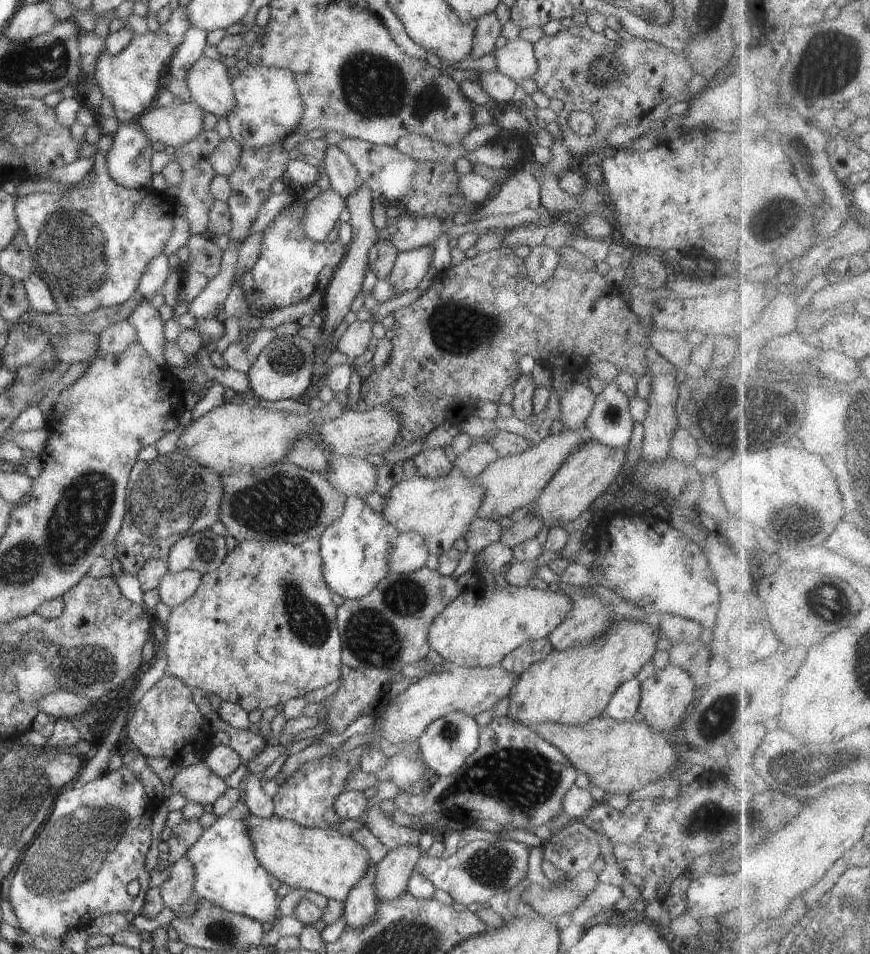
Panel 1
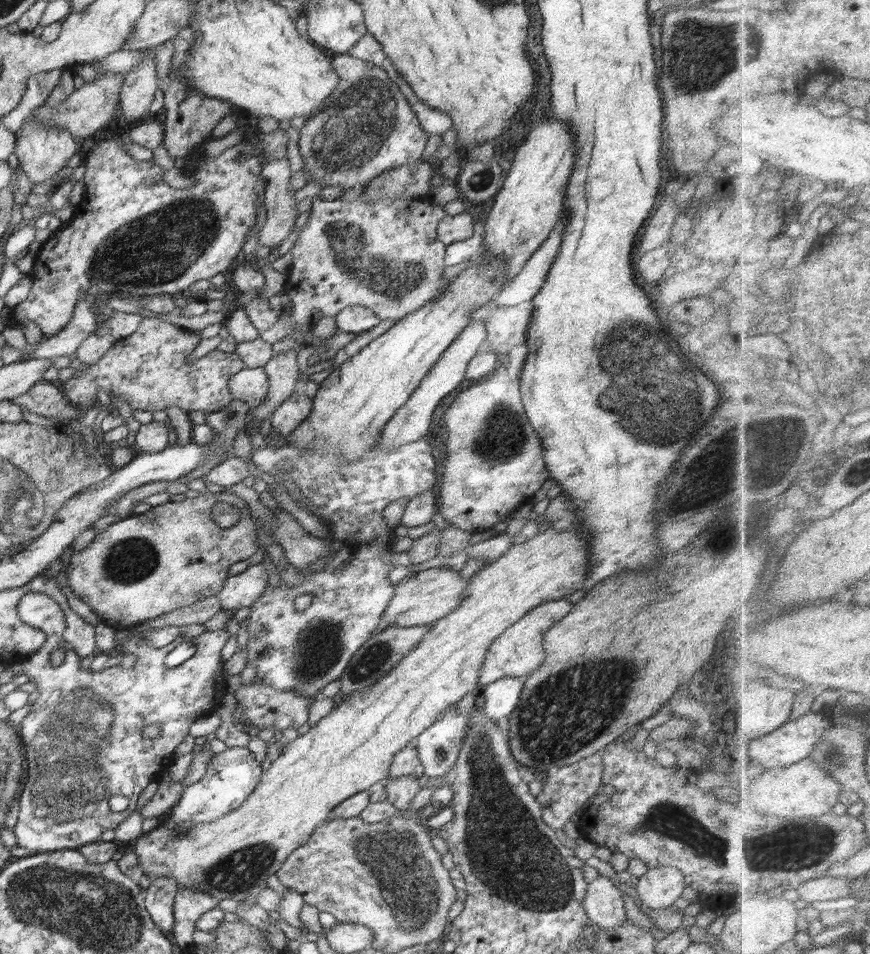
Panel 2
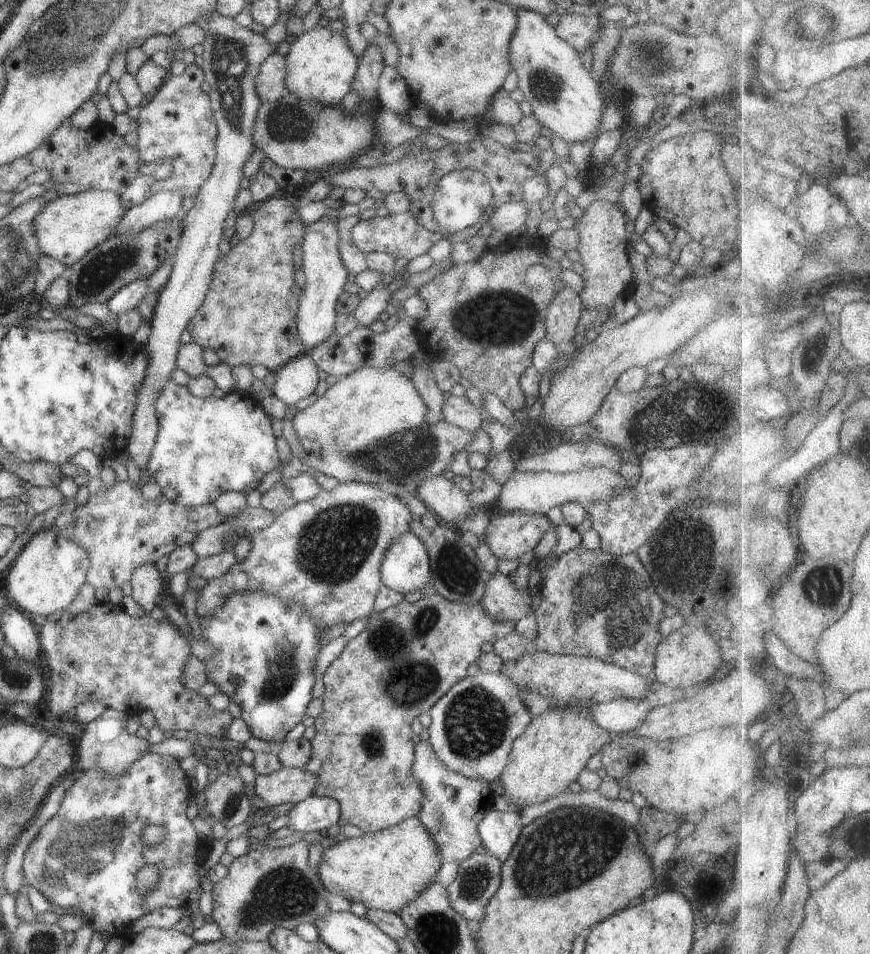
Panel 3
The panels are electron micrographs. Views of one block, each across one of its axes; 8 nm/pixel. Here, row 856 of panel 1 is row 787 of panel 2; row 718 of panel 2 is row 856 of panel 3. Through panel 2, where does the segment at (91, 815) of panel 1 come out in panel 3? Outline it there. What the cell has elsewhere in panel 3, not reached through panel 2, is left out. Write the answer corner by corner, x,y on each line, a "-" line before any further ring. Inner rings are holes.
145,753
140,760
132,764
129,770
120,776
108,777
99,769
92,771
84,771
77,775
74,784
66,791
65,797
62,799
61,809
58,814
55,814
50,820
42,826
38,831
34,840
30,843
25,857
23,858
23,873
27,880
28,886
36,888
52,906
74,907
81,908
83,914
88,919
88,923
94,931
103,932
107,937
119,936
123,932
128,932
133,922
136,922
141,916
152,912
153,910
172,907
183,907
187,904
188,896
195,888
200,887
200,877
197,871
197,856
202,852
203,841
198,839
196,830
192,825
192,821
186,815
188,802
192,799
190,792
190,780
186,773
179,767
179,760
173,756
160,756
156,753
-
148,825
163,826
166,829
166,836
163,842
154,848
145,847
140,842
140,833
143,828
-
152,865
159,868
160,880
159,883
147,895
141,893
137,885
136,875
143,866

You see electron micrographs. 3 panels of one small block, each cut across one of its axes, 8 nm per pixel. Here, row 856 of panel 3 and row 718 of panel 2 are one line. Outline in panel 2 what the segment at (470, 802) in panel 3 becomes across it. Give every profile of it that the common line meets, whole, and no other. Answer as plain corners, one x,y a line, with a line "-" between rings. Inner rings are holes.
457,706
449,707
440,720
414,740
425,775
430,778
448,774
458,760
469,717
457,710

